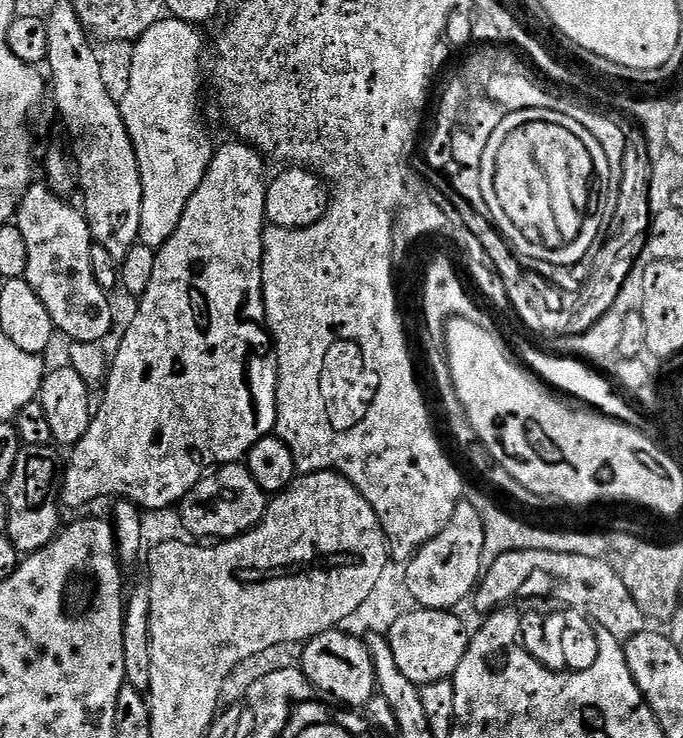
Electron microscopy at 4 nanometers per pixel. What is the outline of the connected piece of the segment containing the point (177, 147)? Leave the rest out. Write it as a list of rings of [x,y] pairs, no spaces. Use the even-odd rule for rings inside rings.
[[[163,18],[154,22],[134,42],[130,83],[120,101],[120,113],[130,134],[138,170],[142,178],[142,222],[139,243],[157,250],[174,234],[189,198],[198,190],[212,161],[214,143],[200,121],[200,55],[204,52],[204,36],[195,24],[185,20]]]

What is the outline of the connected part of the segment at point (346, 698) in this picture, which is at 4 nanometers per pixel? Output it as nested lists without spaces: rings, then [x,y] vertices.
[[[338,627],[307,641],[298,667],[311,687],[313,684],[318,691],[325,692],[344,704],[353,704],[354,707],[363,709],[377,695],[376,671],[367,643],[359,636],[340,631]]]

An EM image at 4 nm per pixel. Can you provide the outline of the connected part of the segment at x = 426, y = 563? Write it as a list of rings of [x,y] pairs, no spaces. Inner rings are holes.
[[[462,498],[451,515],[450,522],[427,541],[407,563],[408,587],[416,602],[424,608],[455,609],[467,595],[475,591],[482,574],[484,548],[482,513],[467,498]]]

